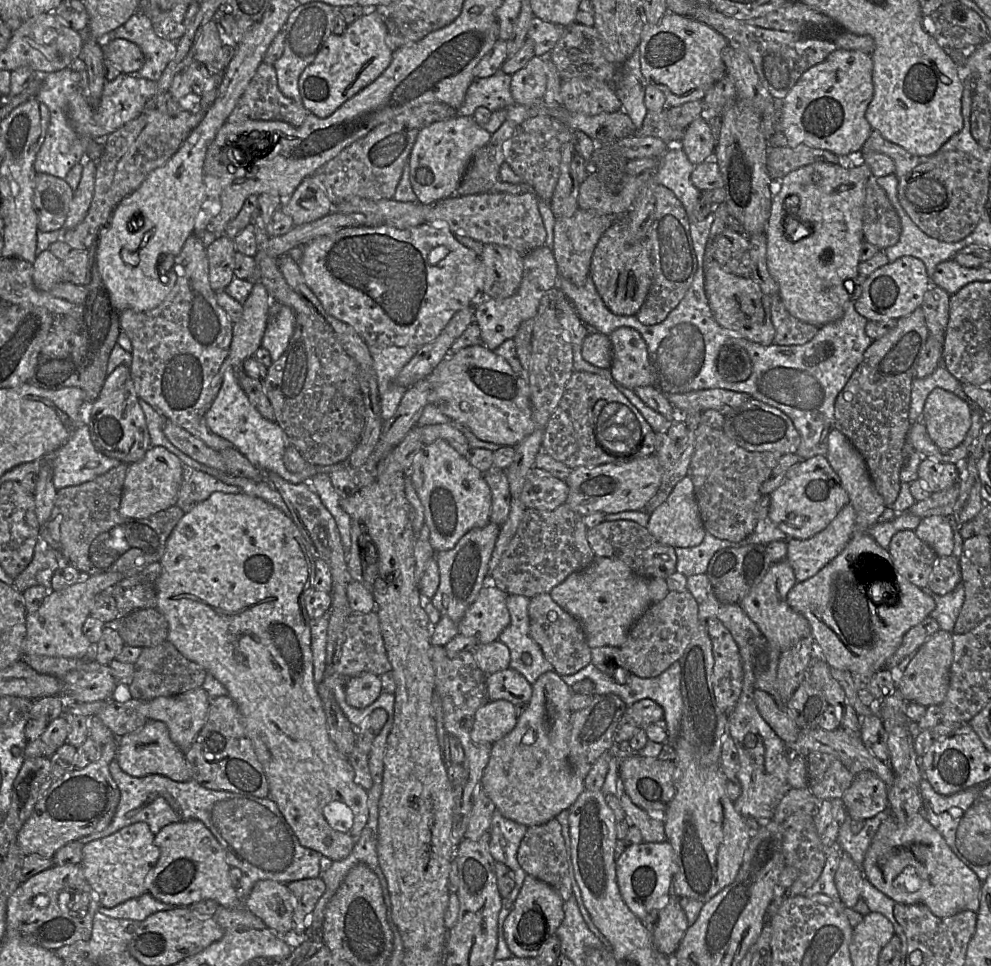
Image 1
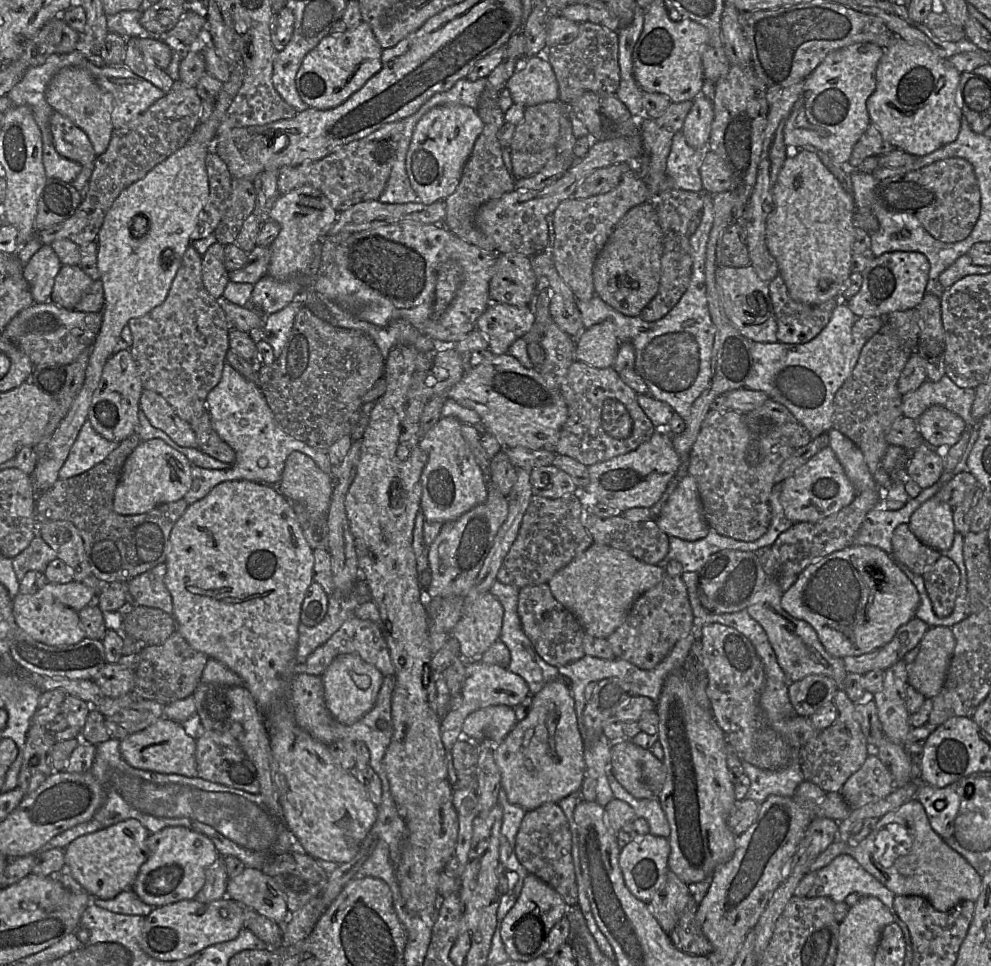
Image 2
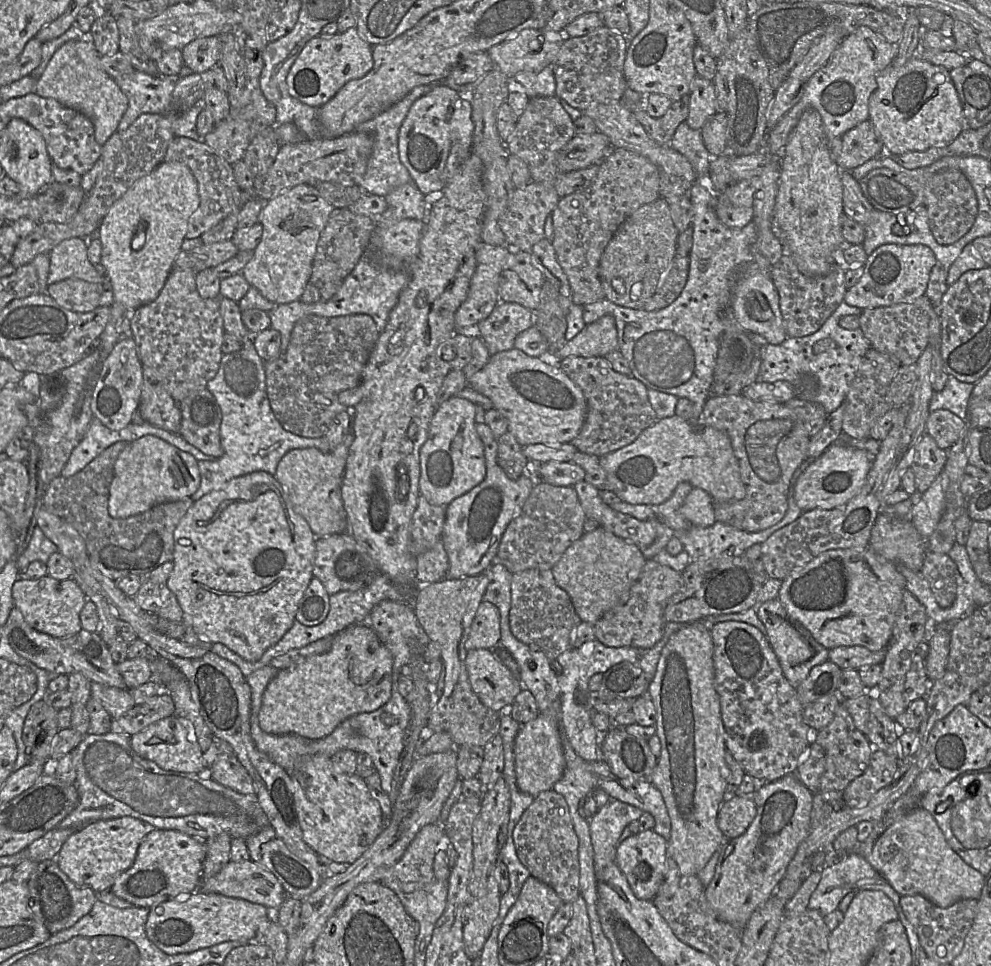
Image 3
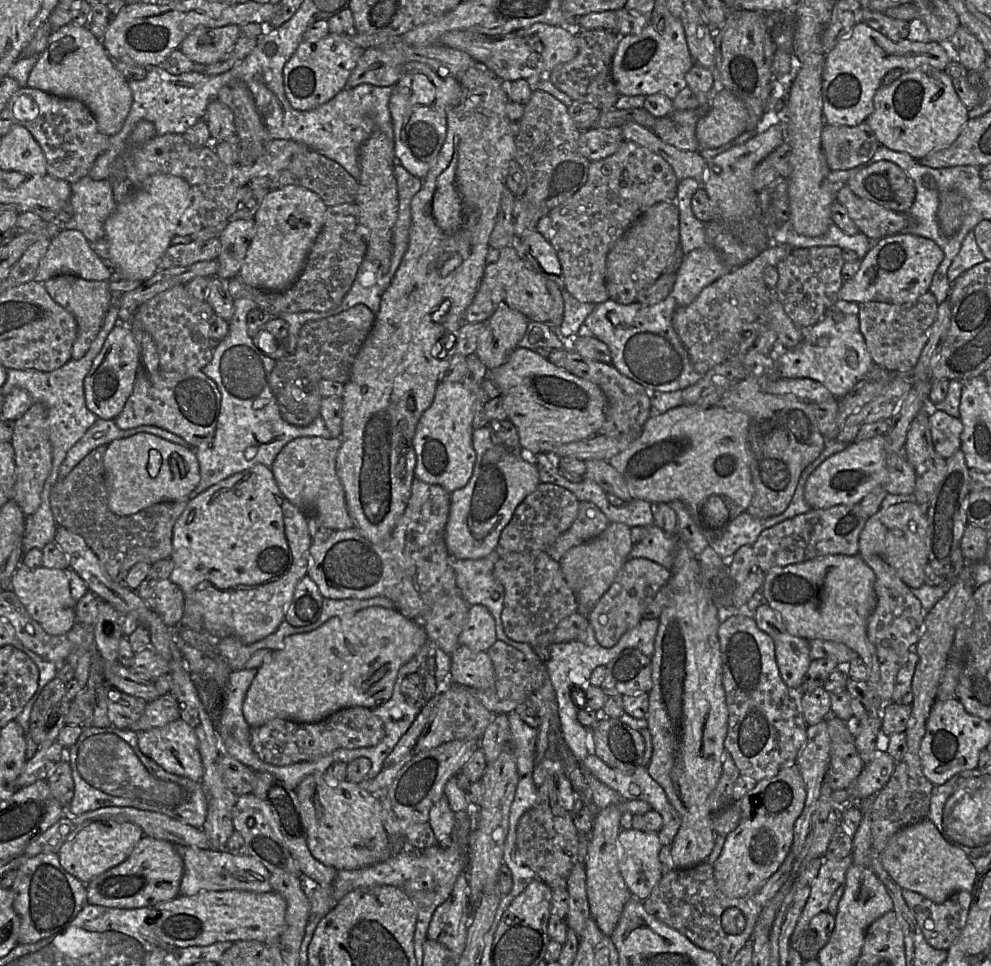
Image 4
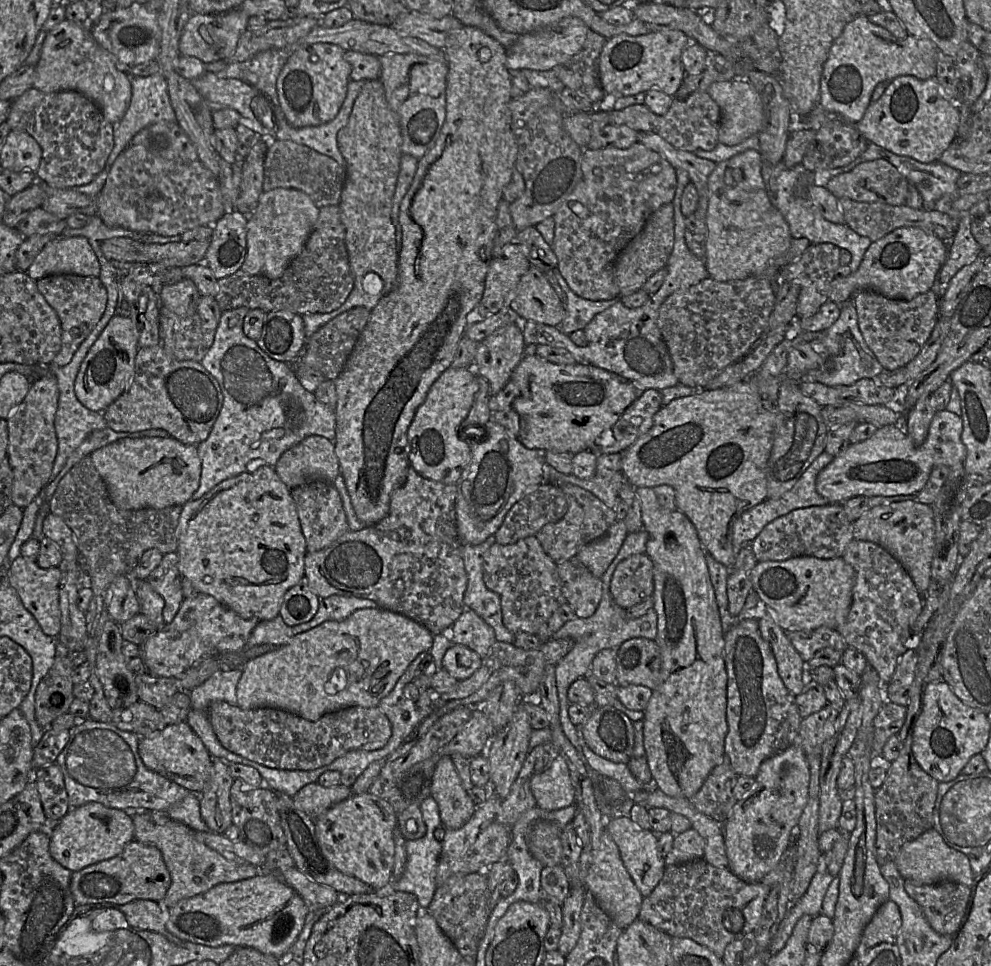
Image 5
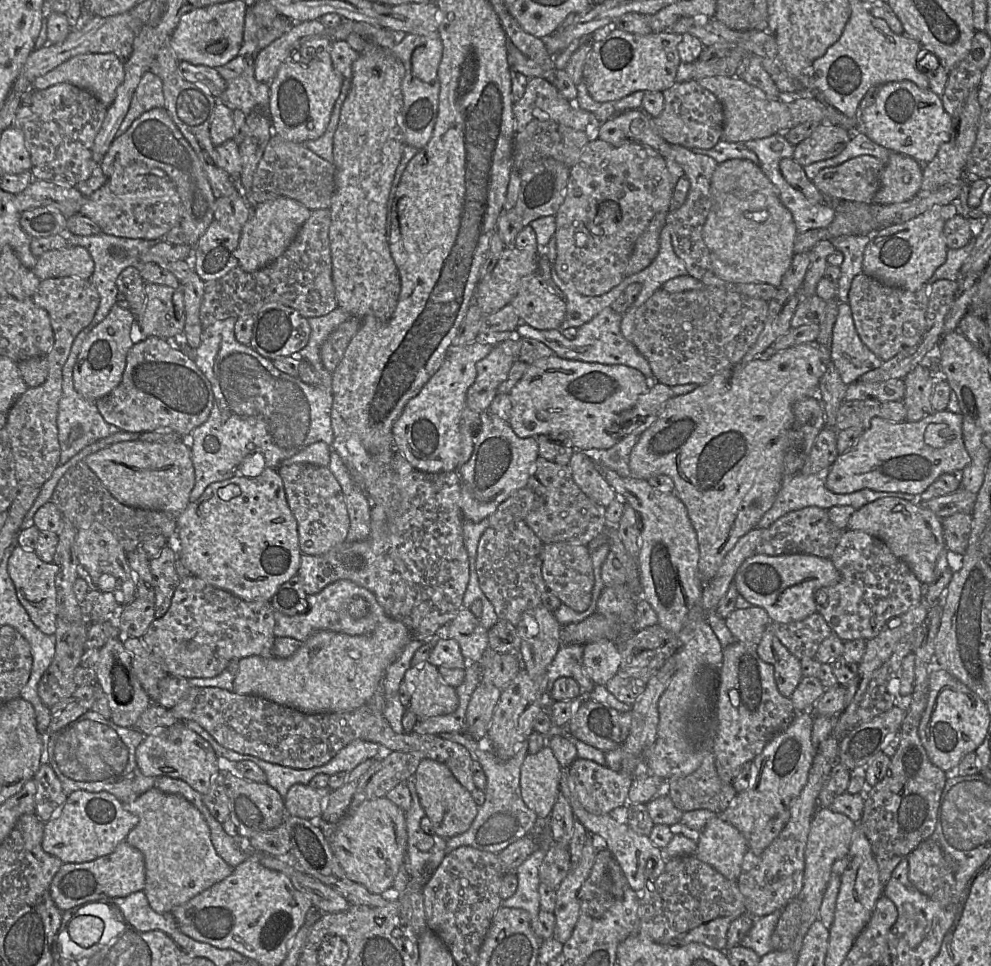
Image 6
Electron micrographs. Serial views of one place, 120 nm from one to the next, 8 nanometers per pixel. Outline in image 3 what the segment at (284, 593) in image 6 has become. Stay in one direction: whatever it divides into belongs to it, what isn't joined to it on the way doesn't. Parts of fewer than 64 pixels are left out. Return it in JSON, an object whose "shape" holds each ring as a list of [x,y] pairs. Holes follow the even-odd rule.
{"shape":[[[313,577],[299,603],[295,619],[306,626],[323,622],[330,609],[330,595],[319,579]]]}

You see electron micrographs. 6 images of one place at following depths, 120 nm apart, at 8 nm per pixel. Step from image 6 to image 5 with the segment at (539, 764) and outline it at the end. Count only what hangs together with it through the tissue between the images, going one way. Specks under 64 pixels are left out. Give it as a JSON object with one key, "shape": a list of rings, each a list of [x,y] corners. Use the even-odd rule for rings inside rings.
{"shape":[[[557,755],[552,764],[530,778],[530,789],[536,806],[547,811],[575,804],[575,790],[564,759]]]}

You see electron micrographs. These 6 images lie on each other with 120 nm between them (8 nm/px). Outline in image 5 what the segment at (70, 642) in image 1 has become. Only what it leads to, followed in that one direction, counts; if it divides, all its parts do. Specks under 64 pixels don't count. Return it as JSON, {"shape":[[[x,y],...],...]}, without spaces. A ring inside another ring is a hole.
{"shape":[[[18,556],[8,565],[9,584],[17,591],[24,607],[32,614],[44,634],[57,638],[61,629],[59,584],[61,572],[58,567],[43,569],[36,561]]]}

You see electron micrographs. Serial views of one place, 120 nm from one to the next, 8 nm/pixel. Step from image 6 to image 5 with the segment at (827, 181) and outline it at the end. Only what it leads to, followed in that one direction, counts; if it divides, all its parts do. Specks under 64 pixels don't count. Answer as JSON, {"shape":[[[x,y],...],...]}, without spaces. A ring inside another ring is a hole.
{"shape":[[[887,159],[865,161],[848,172],[834,176],[826,188],[838,199],[848,197],[860,202],[880,202],[894,206],[906,205],[909,193],[909,180]]]}

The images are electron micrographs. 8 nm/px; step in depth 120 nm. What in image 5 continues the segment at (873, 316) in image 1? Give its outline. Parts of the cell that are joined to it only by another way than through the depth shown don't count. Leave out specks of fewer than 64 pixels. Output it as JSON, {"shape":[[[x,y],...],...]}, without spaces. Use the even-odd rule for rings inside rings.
{"shape":[[[916,227],[897,228],[870,244],[856,271],[832,280],[829,300],[836,303],[852,300],[859,290],[872,290],[890,299],[911,300],[931,290],[947,255],[946,243],[937,236]]]}

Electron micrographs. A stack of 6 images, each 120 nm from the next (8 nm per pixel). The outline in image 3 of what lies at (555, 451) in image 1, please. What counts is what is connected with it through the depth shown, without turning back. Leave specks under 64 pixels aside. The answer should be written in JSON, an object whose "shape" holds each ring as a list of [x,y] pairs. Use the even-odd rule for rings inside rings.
{"shape":[[[568,356],[559,366],[582,390],[587,403],[582,428],[570,442],[579,452],[601,458],[631,444],[658,420],[648,399],[648,388],[634,376],[615,371],[605,357]]]}

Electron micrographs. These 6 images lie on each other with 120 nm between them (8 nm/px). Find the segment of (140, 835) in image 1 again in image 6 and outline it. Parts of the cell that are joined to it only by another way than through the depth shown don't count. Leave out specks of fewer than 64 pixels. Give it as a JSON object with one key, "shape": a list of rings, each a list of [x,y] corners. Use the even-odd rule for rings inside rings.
{"shape":[[[77,790],[68,795],[65,803],[44,825],[42,848],[59,858],[63,863],[83,863],[112,853],[117,845],[125,841],[128,833],[138,824],[139,818],[123,807],[123,803],[107,791],[89,792]]]}

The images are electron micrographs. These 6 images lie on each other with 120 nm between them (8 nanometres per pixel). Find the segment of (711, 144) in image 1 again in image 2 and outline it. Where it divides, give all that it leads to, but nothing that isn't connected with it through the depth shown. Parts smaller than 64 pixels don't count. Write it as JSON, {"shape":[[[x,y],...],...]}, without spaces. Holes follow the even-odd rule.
{"shape":[[[704,94],[698,95],[692,101],[692,107],[685,118],[682,132],[689,146],[703,149],[708,147],[710,140],[714,120],[713,103]]]}

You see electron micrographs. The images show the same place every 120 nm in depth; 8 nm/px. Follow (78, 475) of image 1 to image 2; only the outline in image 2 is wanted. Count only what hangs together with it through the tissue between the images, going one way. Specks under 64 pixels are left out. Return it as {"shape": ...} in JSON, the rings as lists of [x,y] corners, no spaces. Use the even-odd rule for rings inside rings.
{"shape":[[[87,420],[59,471],[59,479],[68,479],[86,472],[102,462],[119,443],[102,437]]]}

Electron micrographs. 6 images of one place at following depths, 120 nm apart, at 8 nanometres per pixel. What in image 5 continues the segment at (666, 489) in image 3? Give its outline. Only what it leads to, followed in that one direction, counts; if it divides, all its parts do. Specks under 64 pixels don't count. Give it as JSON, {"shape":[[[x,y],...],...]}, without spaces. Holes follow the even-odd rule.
{"shape":[[[743,380],[733,386],[706,390],[695,390],[694,394],[674,399],[669,404],[662,406],[653,417],[653,425],[647,433],[639,437],[631,446],[622,453],[622,470],[628,482],[634,487],[653,488],[659,485],[669,485],[675,492],[675,505],[693,524],[698,538],[706,553],[727,568],[732,568],[735,562],[736,550],[732,544],[732,528],[740,515],[762,503],[767,499],[767,467],[770,457],[773,438],[776,431],[776,413],[774,409],[765,409],[763,400],[756,387],[750,381]]]}

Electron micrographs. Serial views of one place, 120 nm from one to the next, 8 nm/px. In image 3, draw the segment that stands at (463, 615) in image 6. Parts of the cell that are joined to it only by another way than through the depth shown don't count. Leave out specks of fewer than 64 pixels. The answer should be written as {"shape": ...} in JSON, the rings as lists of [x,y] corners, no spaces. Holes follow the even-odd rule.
{"shape":[[[482,600],[470,626],[465,642],[467,651],[491,649],[500,645],[500,613],[491,602]]]}

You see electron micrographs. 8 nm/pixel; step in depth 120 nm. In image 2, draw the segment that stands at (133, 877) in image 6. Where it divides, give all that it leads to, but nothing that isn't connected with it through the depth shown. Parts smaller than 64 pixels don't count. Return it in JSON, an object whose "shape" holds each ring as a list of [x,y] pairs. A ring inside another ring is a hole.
{"shape":[[[168,826],[150,833],[146,844],[149,857],[141,866],[132,890],[153,907],[194,899],[205,884],[206,870],[220,856],[210,838],[183,826]]]}

